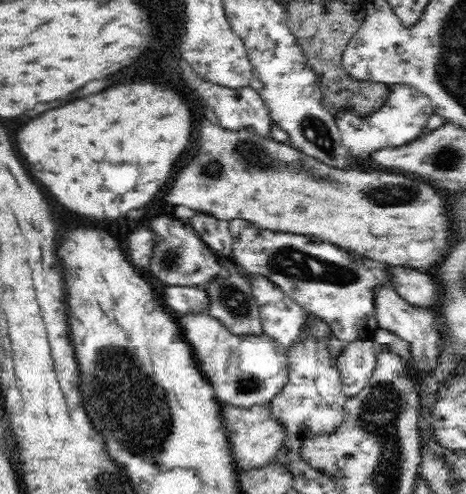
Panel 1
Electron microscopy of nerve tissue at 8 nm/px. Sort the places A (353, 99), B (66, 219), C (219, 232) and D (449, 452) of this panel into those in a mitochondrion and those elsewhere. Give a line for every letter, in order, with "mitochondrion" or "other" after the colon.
A: other
B: other
C: other
D: other

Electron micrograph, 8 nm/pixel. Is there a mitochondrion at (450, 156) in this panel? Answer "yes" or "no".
yes

